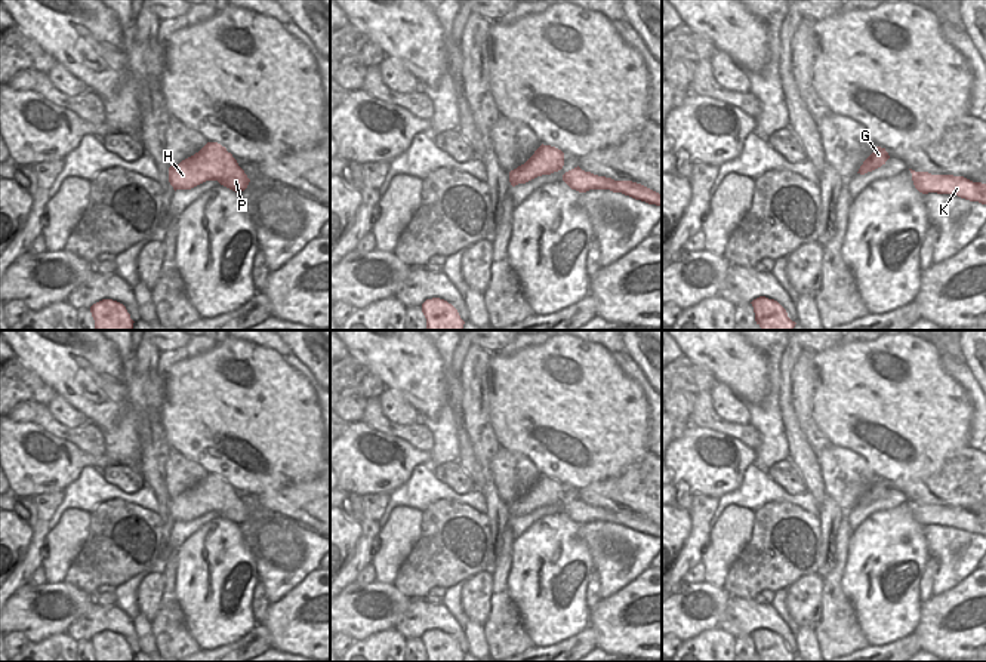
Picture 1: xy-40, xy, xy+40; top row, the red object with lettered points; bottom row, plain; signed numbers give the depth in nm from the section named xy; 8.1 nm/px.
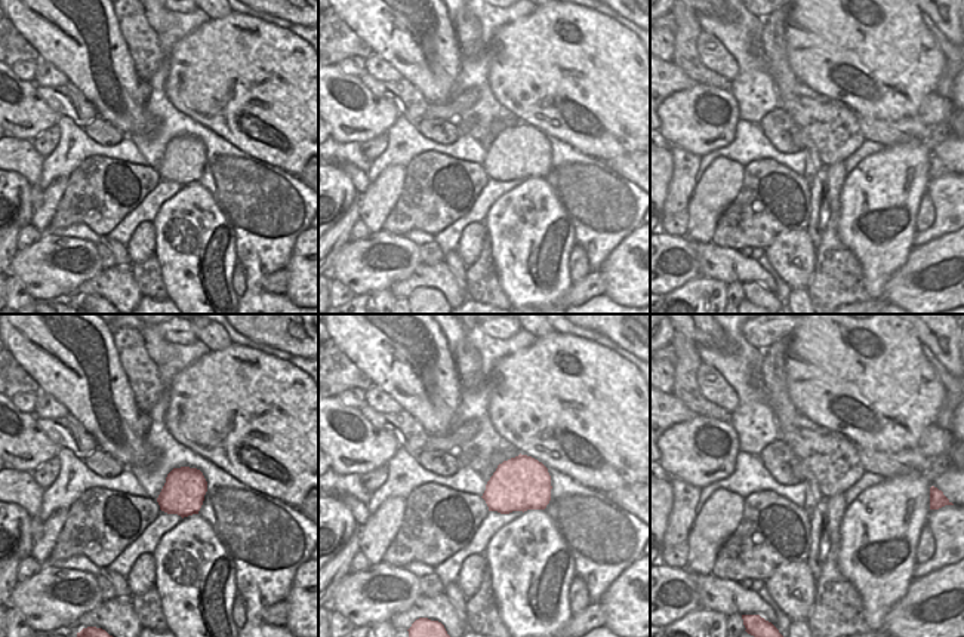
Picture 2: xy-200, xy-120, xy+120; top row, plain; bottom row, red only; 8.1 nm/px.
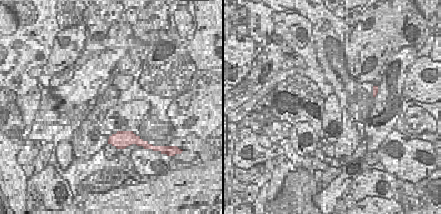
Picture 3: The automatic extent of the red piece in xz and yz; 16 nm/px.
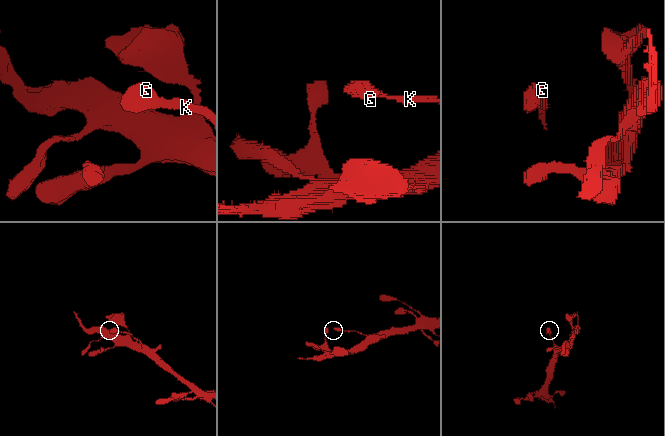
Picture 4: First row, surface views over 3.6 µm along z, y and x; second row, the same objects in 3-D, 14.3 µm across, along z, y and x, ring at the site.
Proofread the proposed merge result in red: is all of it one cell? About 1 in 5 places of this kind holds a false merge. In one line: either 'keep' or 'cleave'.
keep

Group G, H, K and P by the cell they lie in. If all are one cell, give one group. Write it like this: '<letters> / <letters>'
G H K P

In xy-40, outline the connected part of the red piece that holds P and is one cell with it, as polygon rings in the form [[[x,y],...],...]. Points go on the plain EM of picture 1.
[[[207,474],[198,484],[194,487],[182,492],[176,498],[169,499],[169,514],[173,521],[191,521],[206,512],[218,512],[221,517],[241,524],[247,520],[250,511],[244,505],[244,502],[238,498],[237,492],[232,489],[231,484],[227,483],[218,474]]]

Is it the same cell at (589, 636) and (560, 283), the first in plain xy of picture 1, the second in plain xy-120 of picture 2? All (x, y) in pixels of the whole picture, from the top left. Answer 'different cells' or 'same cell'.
different cells

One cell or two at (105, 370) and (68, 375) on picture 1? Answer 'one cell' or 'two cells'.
one cell

